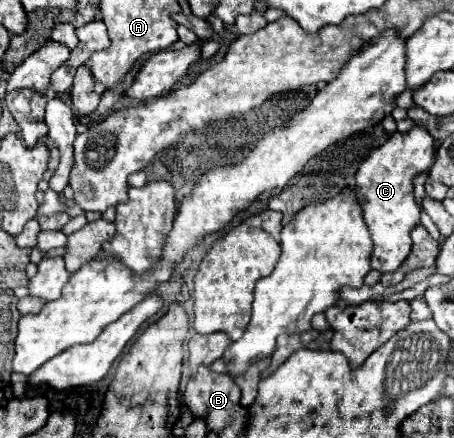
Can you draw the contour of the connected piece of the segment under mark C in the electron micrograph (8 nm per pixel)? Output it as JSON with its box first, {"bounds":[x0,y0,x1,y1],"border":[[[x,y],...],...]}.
{"bounds":[356,125,436,273],"border":[[[418,125],[404,135],[394,133],[382,147],[374,149],[356,171],[356,201],[362,207],[364,223],[368,225],[374,243],[370,253],[370,267],[380,273],[396,271],[410,253],[410,231],[420,221],[420,209],[412,193],[412,179],[432,167],[434,145],[436,141],[428,135],[428,131]]]}

